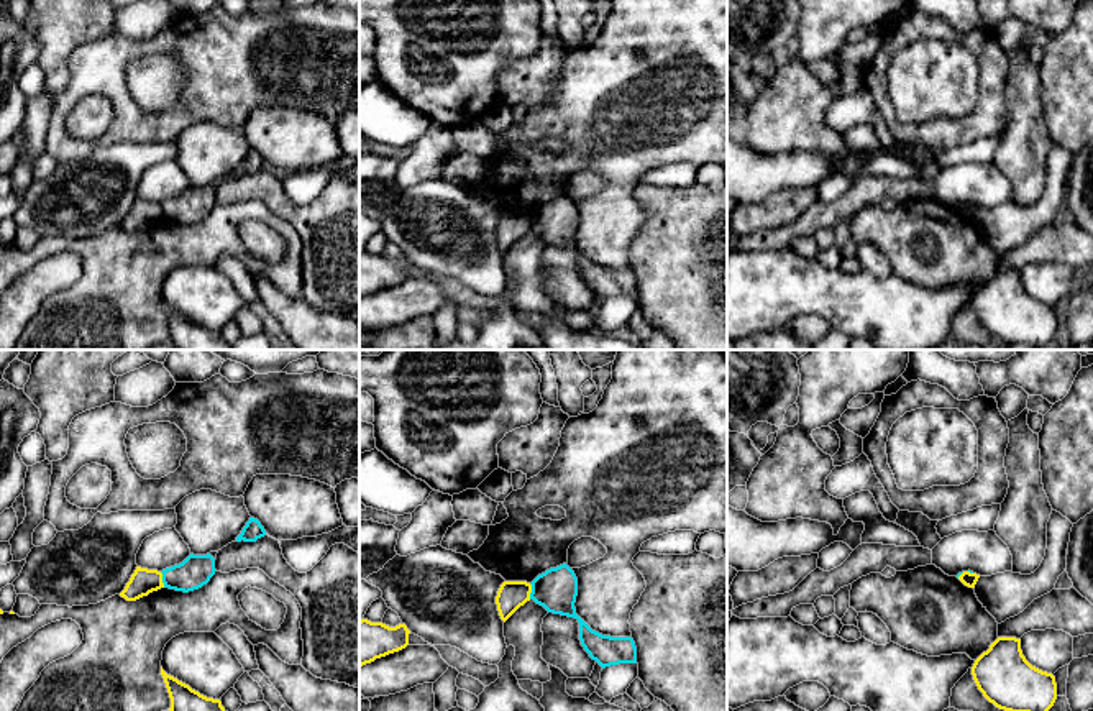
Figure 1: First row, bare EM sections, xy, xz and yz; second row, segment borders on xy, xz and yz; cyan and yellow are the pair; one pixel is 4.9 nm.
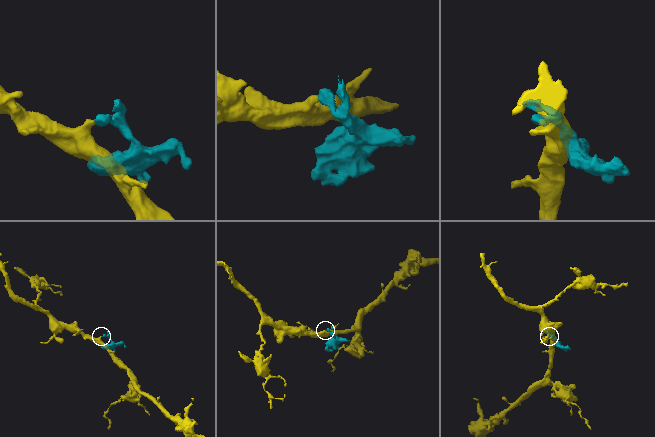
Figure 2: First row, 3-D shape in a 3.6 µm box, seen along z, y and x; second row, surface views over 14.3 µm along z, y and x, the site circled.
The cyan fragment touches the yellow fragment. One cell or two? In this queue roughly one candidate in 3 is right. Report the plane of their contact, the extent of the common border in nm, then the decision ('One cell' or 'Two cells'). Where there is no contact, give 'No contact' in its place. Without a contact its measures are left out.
Touches cyan in xy. Shared border 80 nm. Two cells

